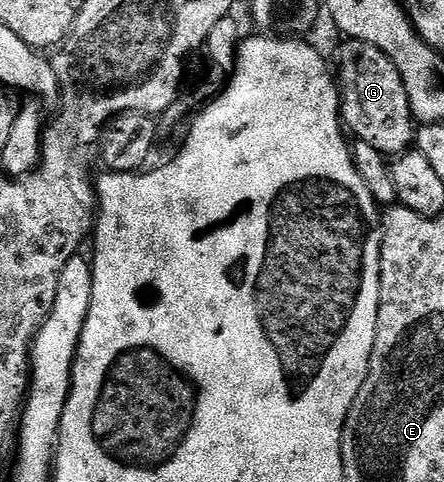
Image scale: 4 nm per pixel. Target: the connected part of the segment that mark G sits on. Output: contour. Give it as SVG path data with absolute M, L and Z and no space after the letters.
M350 39L342 43L344 45L336 51L336 62L334 61L337 66L342 124L355 141L369 143L369 146L375 147L384 155L402 155L408 152L415 139L417 122L411 115L409 95L397 67L389 59L389 55L373 47L373 43Z

